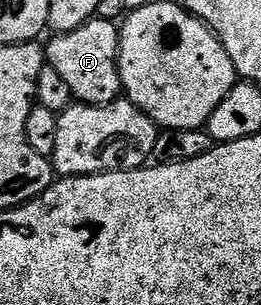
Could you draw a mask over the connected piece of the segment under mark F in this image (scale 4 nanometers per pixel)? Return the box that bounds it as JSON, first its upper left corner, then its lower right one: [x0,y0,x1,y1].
[44,19,122,105]

